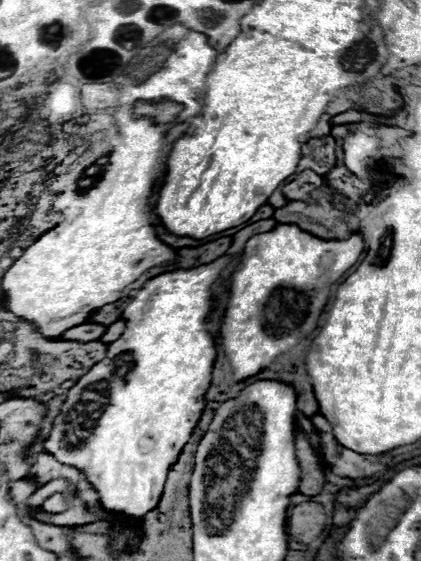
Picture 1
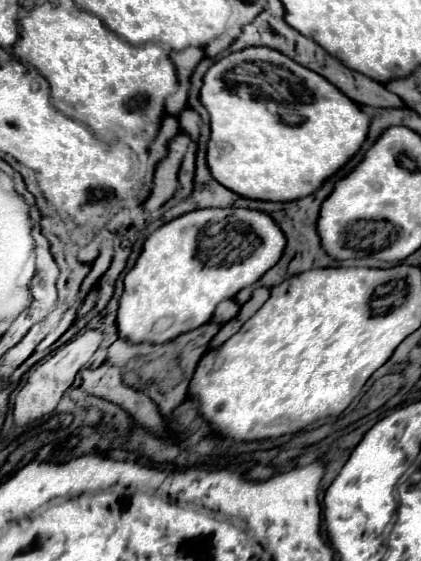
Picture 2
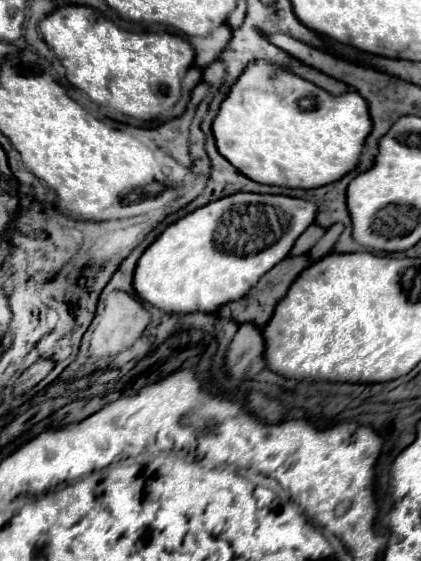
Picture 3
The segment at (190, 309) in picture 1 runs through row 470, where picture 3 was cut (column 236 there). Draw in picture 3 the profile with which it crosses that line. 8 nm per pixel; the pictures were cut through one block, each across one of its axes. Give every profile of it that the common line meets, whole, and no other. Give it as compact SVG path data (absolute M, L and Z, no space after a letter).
M264 62L250 64L240 80L232 86L228 96L220 104L220 112L212 122L212 132L216 138L218 152L236 166L248 178L260 184L274 184L286 188L320 188L330 182L336 182L344 174L356 168L360 152L364 148L366 136L372 130L370 110L366 100L358 96L358 92L346 92L344 96L332 96L324 88L294 76L294 80L286 78L286 92L278 90L268 74L270 66L262 66Z

